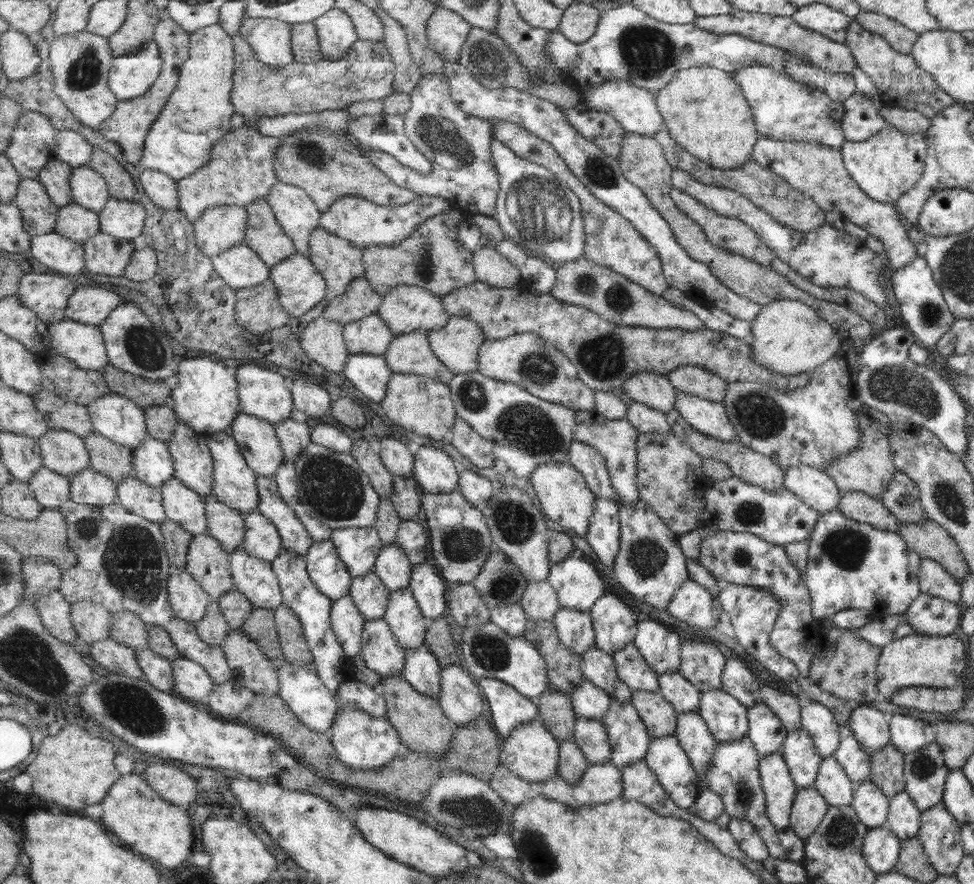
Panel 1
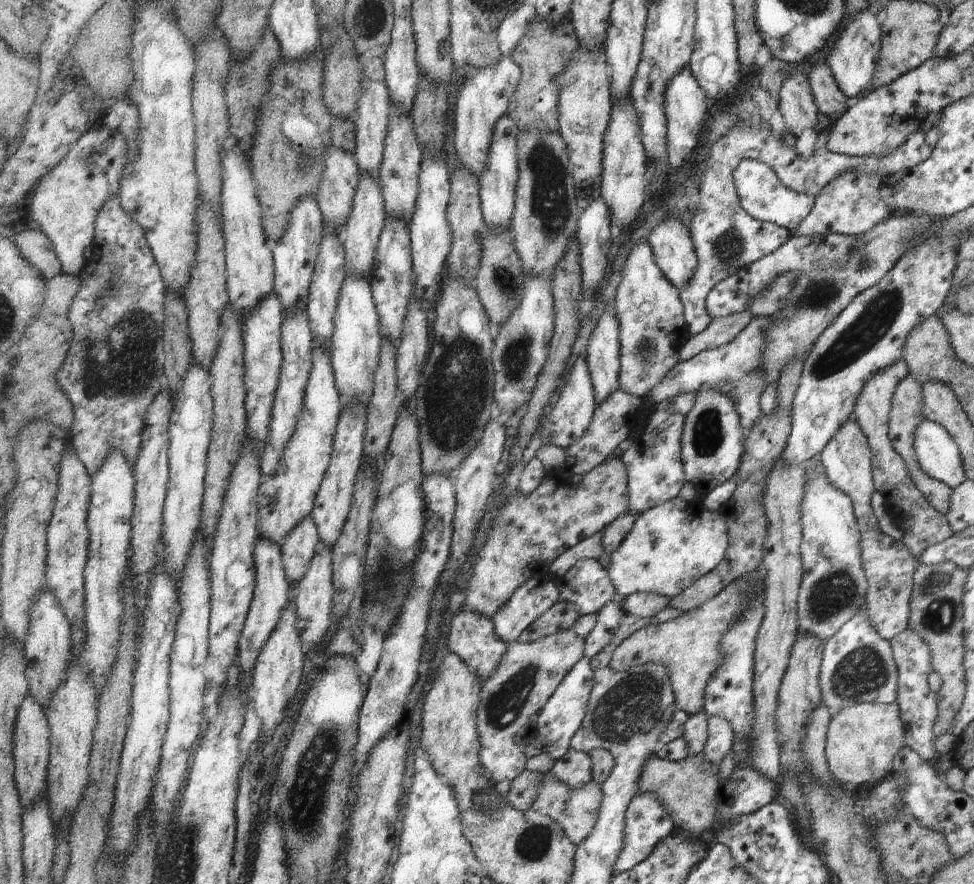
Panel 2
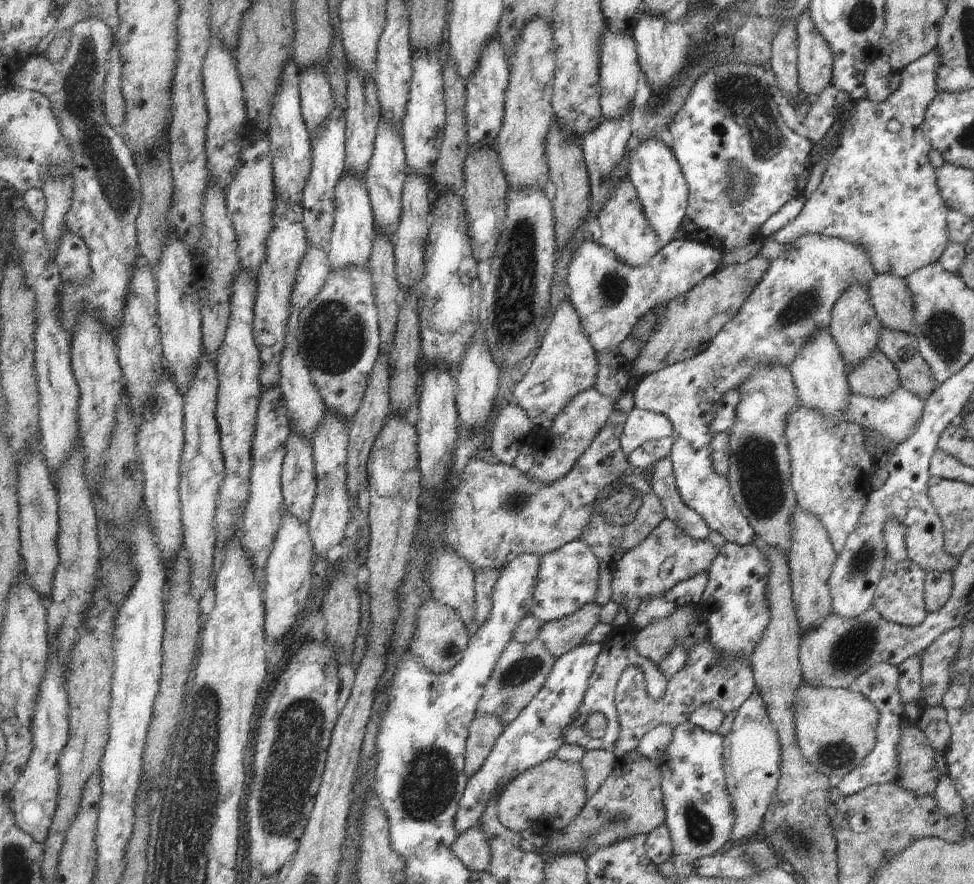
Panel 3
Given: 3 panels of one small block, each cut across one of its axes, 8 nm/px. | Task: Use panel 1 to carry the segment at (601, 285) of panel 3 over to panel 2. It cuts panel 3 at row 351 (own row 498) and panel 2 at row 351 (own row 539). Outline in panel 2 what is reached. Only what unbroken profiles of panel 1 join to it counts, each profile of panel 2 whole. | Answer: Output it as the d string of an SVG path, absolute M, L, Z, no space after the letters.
M614 306L599 317L599 324L596 324L588 340L585 355L594 380L595 398L598 406L601 406L613 392L621 388L622 340Z

